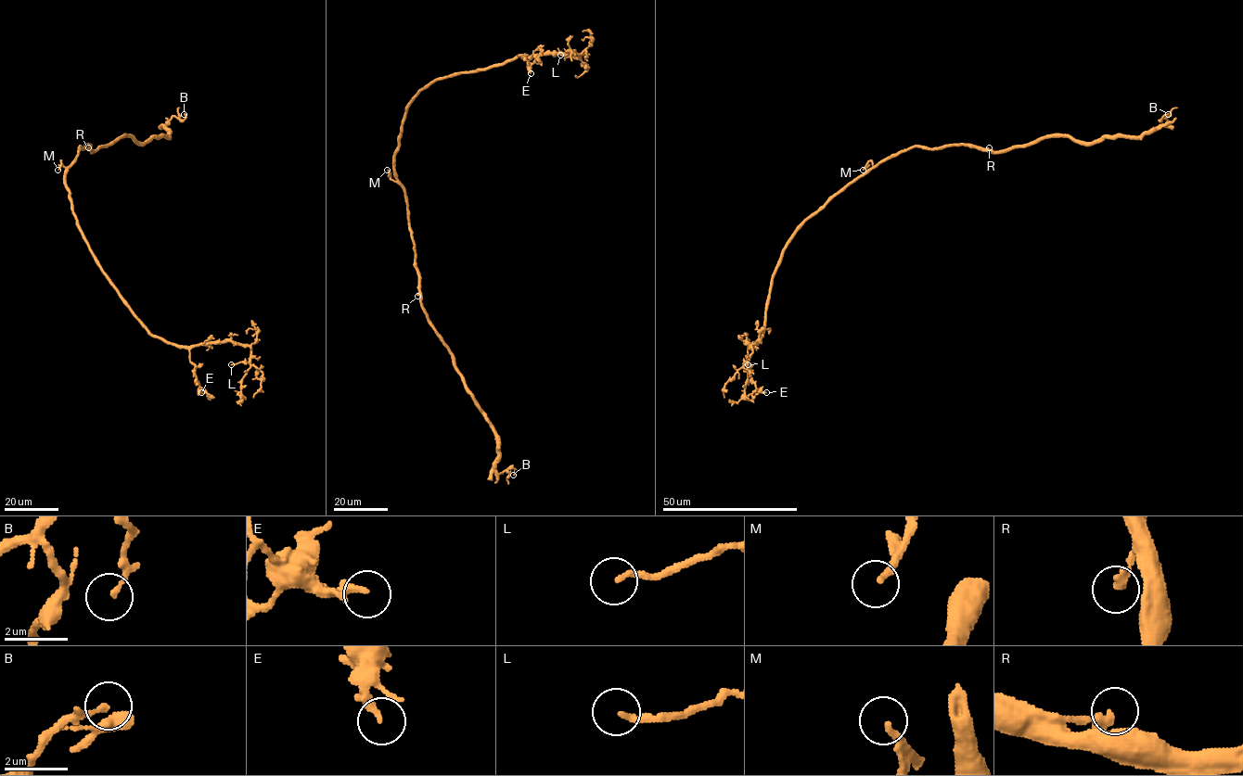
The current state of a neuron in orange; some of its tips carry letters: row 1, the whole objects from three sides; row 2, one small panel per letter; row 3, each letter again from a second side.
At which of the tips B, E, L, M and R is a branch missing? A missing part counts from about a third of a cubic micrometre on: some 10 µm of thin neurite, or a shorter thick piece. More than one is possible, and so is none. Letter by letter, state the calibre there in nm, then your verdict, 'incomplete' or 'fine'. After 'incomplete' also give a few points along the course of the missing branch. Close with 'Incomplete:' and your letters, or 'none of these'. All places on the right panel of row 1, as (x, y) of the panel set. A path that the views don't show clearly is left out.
B: 150 nm thick; fine
E: 220 nm thick; fine
L: 180 nm thick; fine
M: 240 nm thick; incomplete
R: 280 nm thick; fine
Incomplete: M

